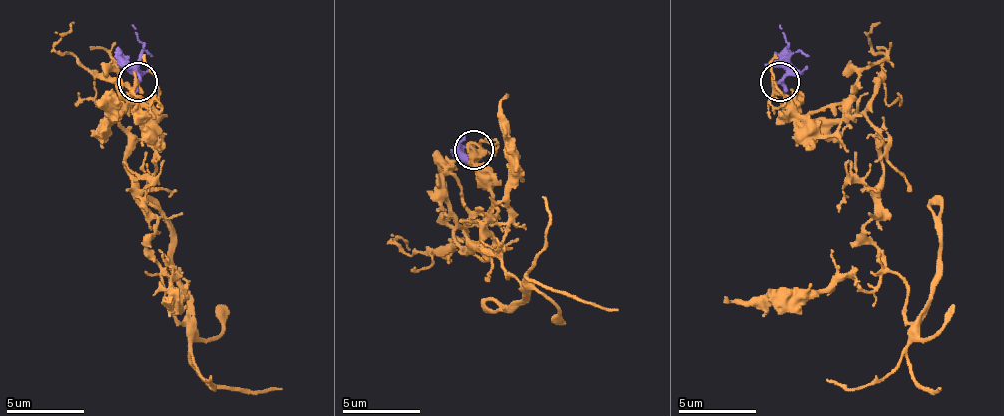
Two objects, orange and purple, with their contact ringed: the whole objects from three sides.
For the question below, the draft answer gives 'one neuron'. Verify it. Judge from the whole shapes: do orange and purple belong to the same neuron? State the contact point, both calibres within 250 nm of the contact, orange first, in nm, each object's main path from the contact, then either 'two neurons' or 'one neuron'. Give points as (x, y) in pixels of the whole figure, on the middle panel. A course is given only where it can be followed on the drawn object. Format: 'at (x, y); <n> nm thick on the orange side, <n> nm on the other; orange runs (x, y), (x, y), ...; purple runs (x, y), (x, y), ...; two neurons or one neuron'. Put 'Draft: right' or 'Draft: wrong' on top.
Draft: right
at (473, 150); 200 nm thick on the orange side, 320 nm on the other; orange runs (472, 149), (492, 208), (453, 235), (460, 251), (484, 251), (492, 235), (484, 247), (523, 298), (484, 305); purple runs (472, 149), (480, 161), (468, 149); one neuron

